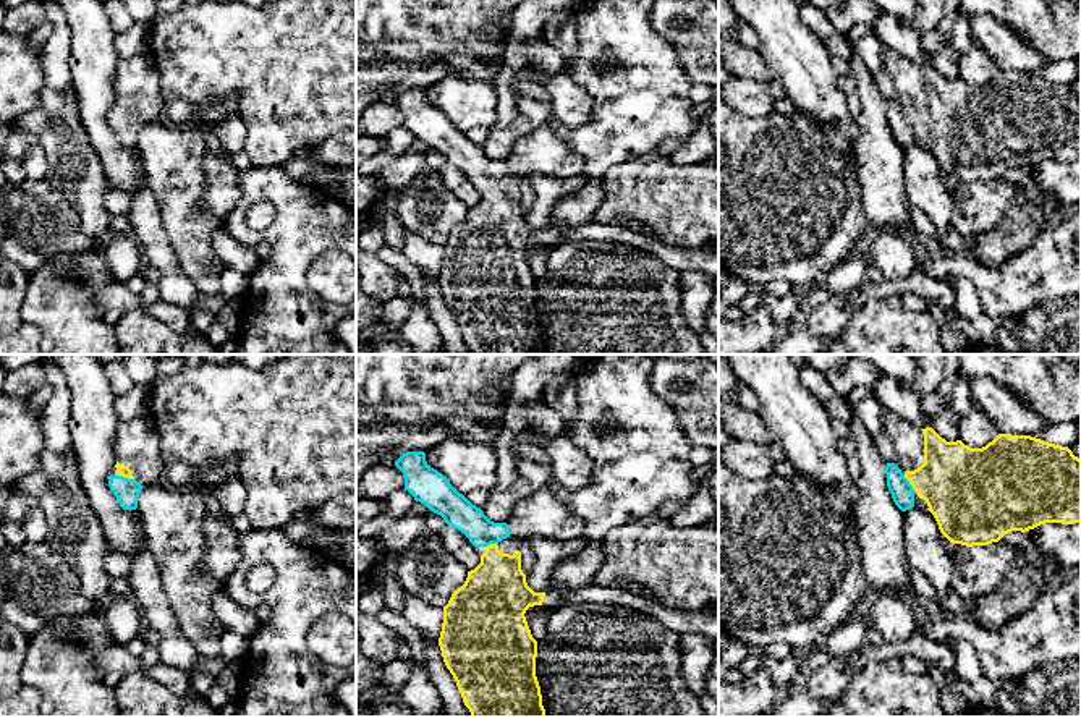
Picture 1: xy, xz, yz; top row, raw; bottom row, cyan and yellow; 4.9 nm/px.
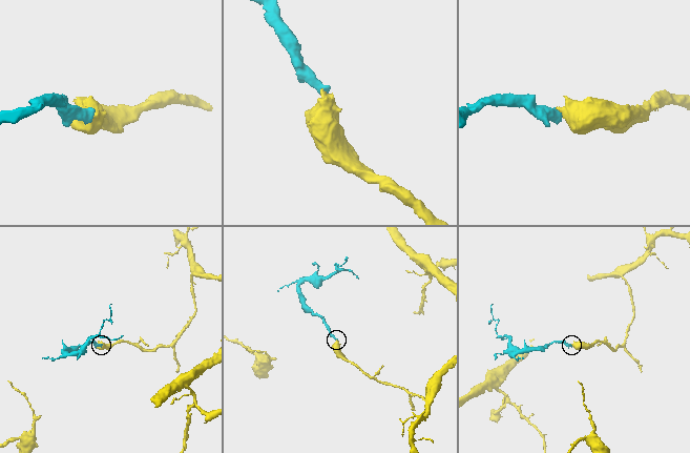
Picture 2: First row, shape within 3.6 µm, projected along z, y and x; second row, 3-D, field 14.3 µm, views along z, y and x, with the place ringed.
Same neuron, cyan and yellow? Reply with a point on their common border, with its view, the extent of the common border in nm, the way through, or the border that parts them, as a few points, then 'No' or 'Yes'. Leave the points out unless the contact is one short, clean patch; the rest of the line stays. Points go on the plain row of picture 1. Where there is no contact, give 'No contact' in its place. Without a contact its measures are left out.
Touches cyan at yz (908, 120). Shared border 110 nm. Path across: yz (902, 128), (908, 120), (958, 120). Yes

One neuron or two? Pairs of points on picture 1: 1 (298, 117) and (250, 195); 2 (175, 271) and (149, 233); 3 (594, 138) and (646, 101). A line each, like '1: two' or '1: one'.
1: two
2: one
3: one

